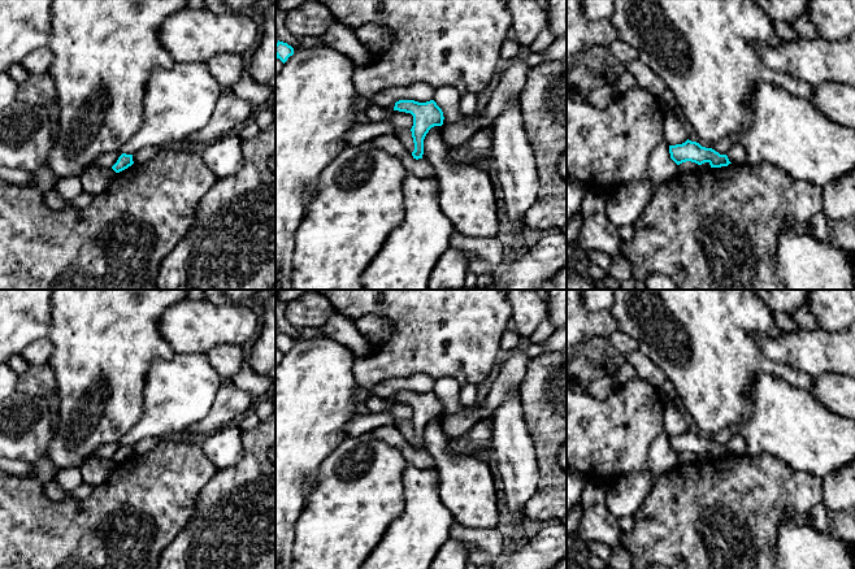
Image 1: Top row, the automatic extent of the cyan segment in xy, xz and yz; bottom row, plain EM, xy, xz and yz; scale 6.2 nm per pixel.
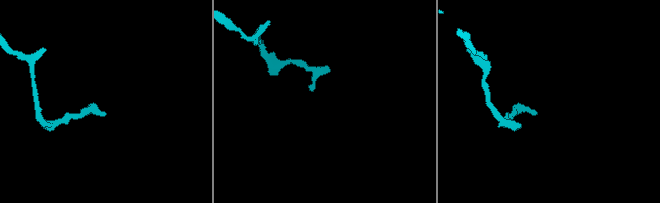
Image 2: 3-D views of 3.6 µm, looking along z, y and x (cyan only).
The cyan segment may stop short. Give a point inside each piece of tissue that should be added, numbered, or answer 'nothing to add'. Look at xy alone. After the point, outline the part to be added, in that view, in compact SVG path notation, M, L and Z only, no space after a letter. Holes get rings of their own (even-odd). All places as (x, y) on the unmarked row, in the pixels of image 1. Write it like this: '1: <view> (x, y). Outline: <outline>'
nothing to add

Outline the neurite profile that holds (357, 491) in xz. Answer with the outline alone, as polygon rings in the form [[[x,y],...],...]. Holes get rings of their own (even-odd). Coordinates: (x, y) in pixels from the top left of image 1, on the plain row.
[[[373,431],[347,436],[321,464],[304,490],[304,504],[295,525],[291,569],[363,569],[365,560],[383,539],[390,524],[405,508],[402,482],[407,461],[399,448],[377,438]]]

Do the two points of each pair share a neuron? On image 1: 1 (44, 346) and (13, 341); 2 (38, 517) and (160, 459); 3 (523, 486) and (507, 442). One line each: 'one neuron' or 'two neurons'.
1: two neurons
2: one neuron
3: one neuron

